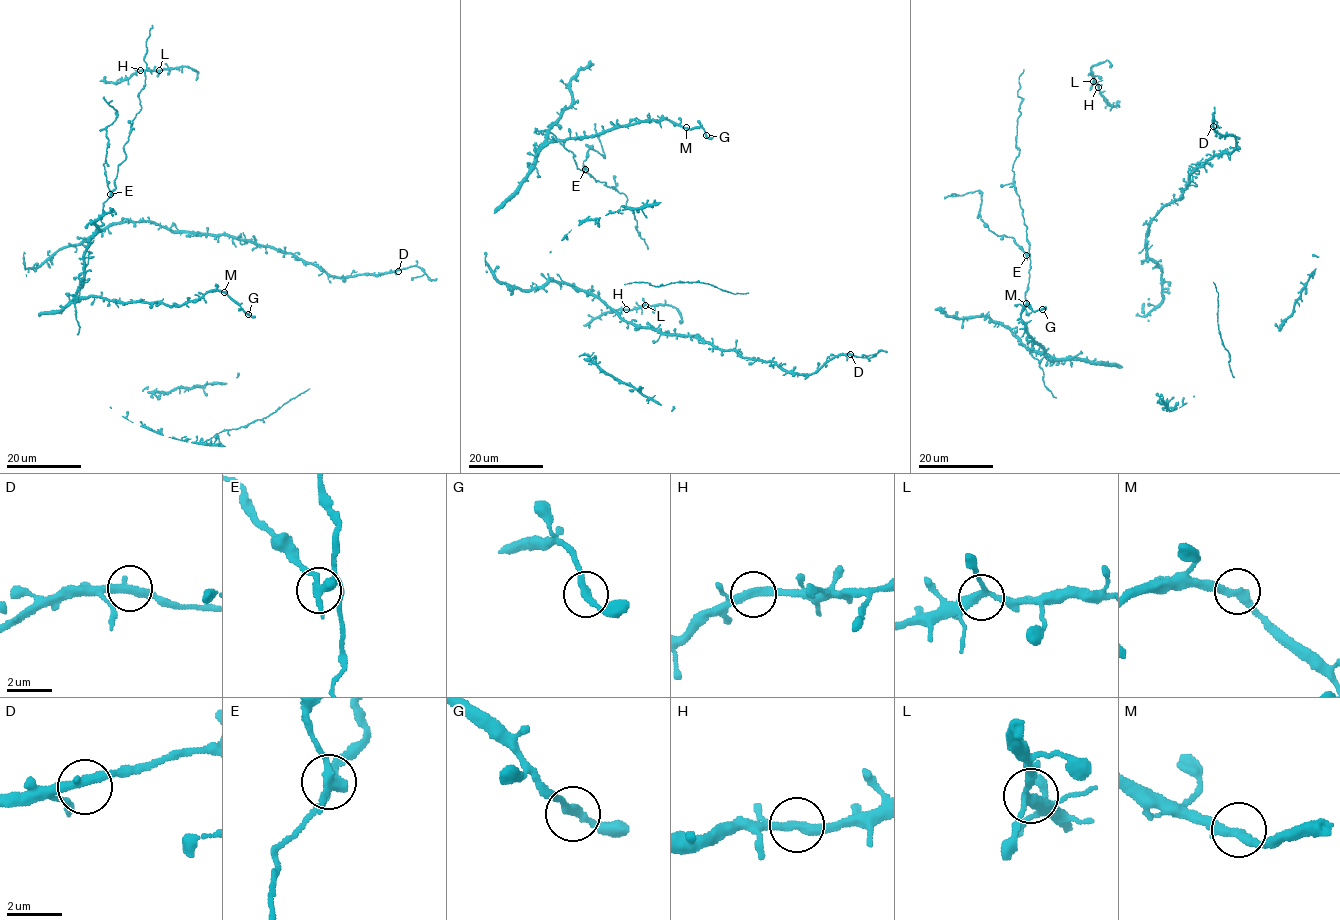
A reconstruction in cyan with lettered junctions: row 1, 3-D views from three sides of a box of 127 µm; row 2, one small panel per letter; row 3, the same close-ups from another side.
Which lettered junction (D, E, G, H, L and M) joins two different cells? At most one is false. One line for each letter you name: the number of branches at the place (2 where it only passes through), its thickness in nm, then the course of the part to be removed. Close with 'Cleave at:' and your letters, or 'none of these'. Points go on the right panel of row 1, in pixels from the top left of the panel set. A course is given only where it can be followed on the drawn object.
E: 3 | 300 nm | (1026, 255), (1010, 237), (996, 235), (980, 218), (981, 194), (977, 190), (944, 198)
Cleave at: E

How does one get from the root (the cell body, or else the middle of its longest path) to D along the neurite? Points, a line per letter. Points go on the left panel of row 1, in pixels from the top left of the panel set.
D: (33, 267), (110, 226), (145, 221), (174, 230), (251, 239), (336, 276), (398, 271)

